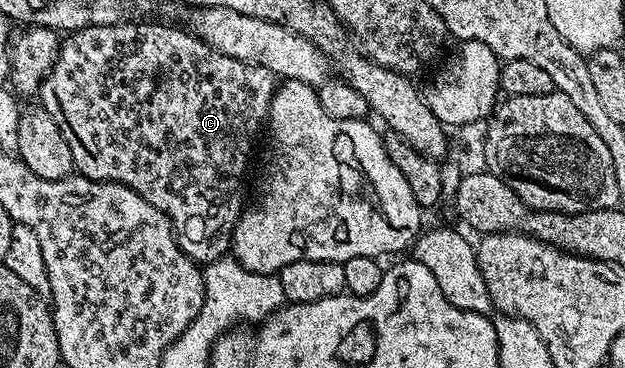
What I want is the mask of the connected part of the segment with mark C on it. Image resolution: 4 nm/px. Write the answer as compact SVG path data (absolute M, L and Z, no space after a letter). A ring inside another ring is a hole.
M149 21L120 22L114 26L85 26L81 30L72 31L66 37L69 39L60 43L53 67L41 81L39 102L47 112L51 112L51 116L55 116L55 124L59 124L64 138L67 139L67 145L71 148L74 167L84 178L96 182L122 182L124 186L143 196L143 200L155 204L155 208L162 210L173 221L181 251L198 264L208 264L230 253L233 229L247 202L245 169L249 166L249 149L253 146L253 137L260 130L262 133L266 125L275 89L275 76L267 68L259 68L243 60L223 56L223 52L212 50L188 29L180 30L177 26L164 26L161 22Z

